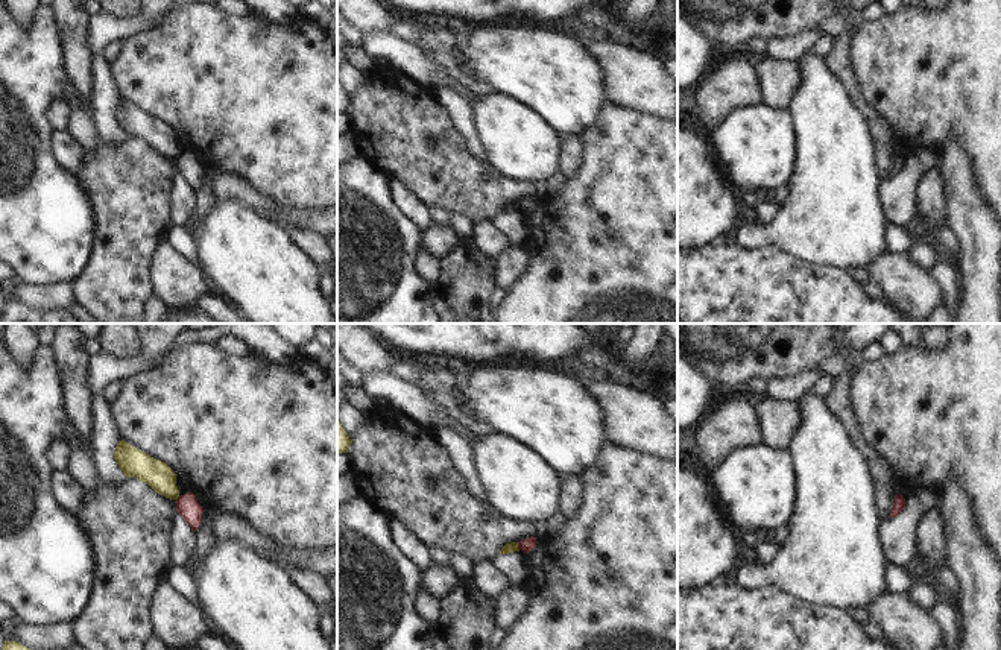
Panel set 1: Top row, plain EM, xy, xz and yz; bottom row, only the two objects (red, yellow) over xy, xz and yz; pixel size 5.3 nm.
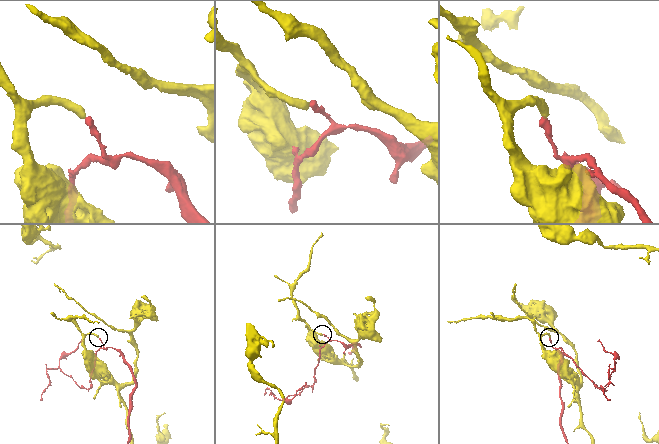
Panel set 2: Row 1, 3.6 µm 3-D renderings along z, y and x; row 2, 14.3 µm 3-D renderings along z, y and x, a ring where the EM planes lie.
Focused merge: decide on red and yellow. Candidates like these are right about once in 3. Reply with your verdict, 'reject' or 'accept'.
reject

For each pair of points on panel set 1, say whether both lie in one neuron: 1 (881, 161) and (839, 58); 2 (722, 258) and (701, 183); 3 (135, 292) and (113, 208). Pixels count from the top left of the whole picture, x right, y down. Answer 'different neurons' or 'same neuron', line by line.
1: same neuron
2: different neurons
3: same neuron

